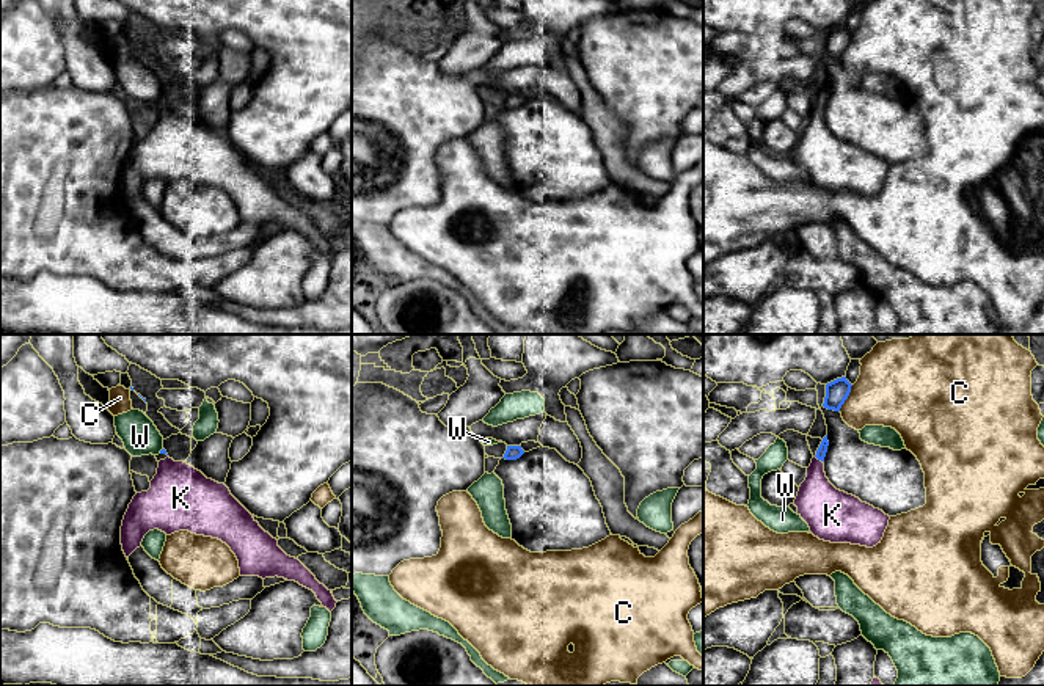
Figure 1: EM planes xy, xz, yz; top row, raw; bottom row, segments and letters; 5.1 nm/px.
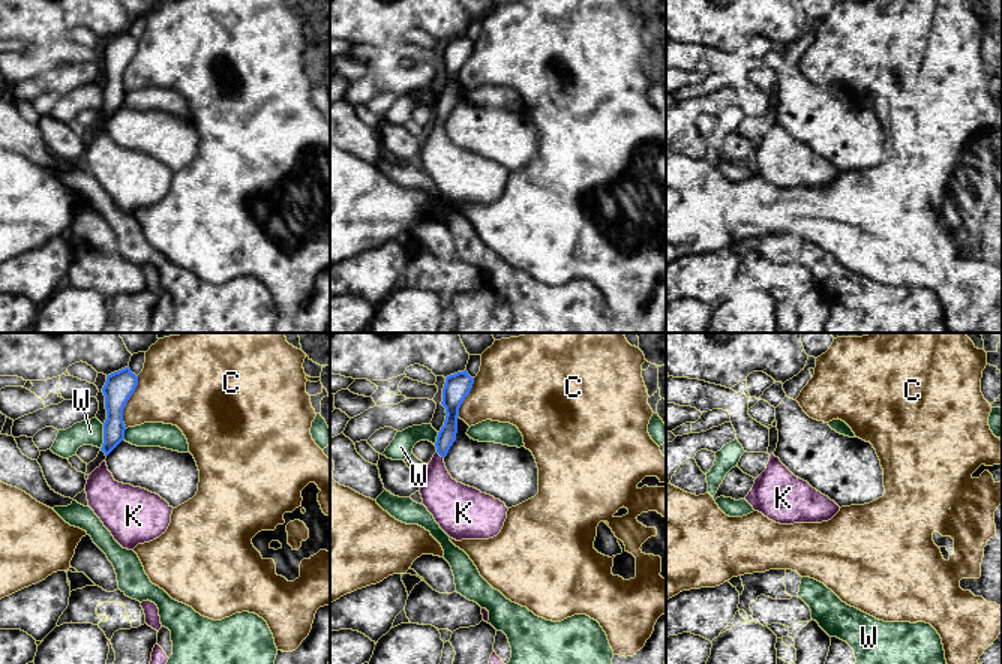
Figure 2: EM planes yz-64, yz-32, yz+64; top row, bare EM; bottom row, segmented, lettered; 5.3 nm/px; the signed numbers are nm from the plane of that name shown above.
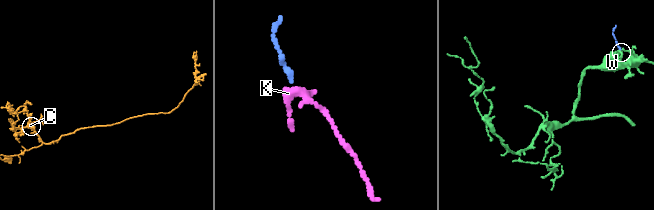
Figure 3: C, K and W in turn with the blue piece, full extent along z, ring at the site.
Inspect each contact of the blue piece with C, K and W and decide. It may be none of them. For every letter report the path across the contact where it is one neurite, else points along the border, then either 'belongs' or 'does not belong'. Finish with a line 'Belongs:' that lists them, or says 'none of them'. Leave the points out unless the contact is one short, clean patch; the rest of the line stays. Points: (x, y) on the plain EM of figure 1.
C: border along yz (853, 33), (839, 58); does not belong
K: belongs
W: border along xy (162, 96), (159, 101); does not belong
Belongs: K

